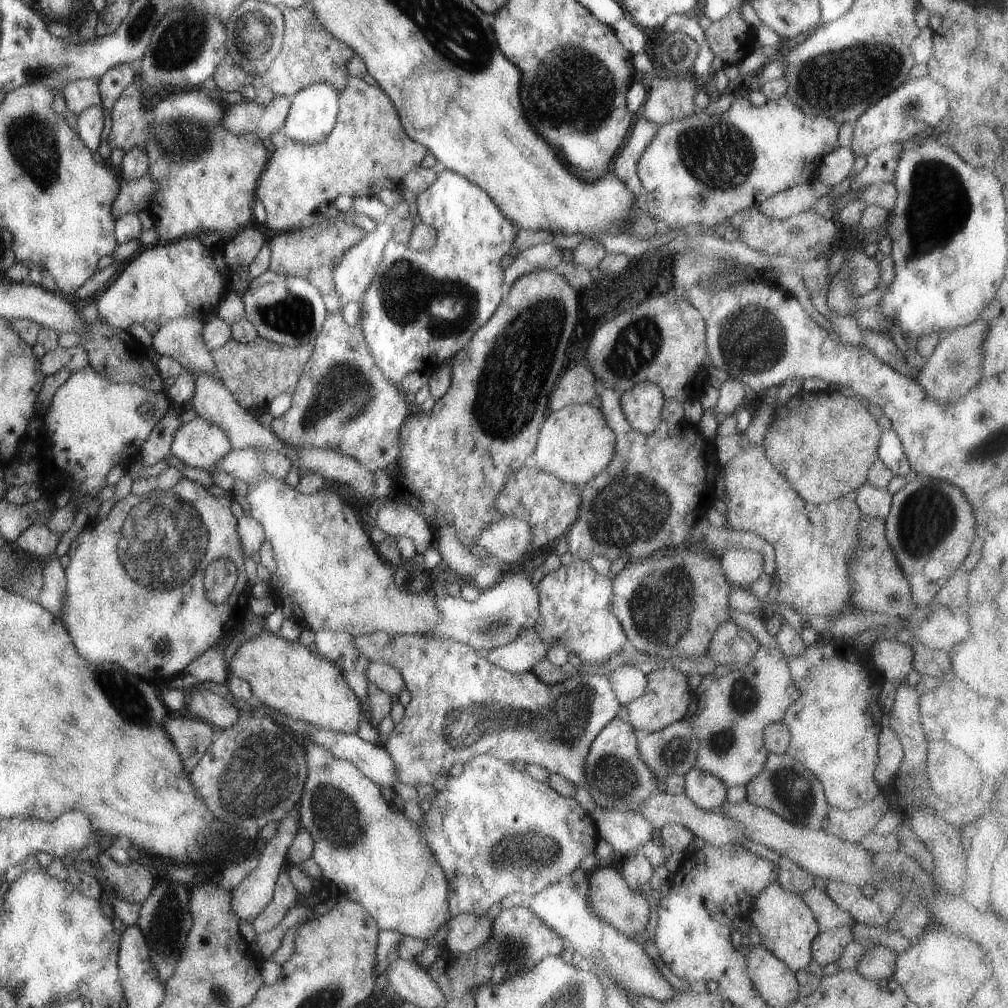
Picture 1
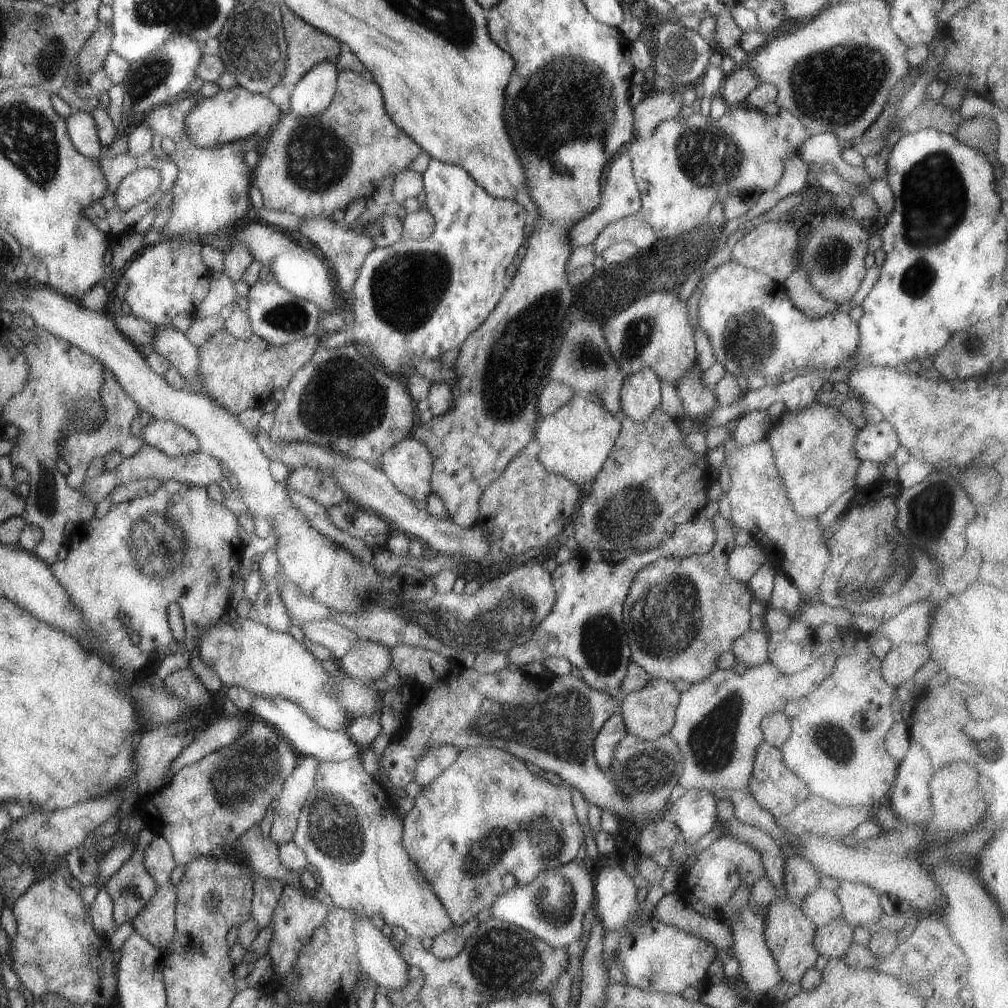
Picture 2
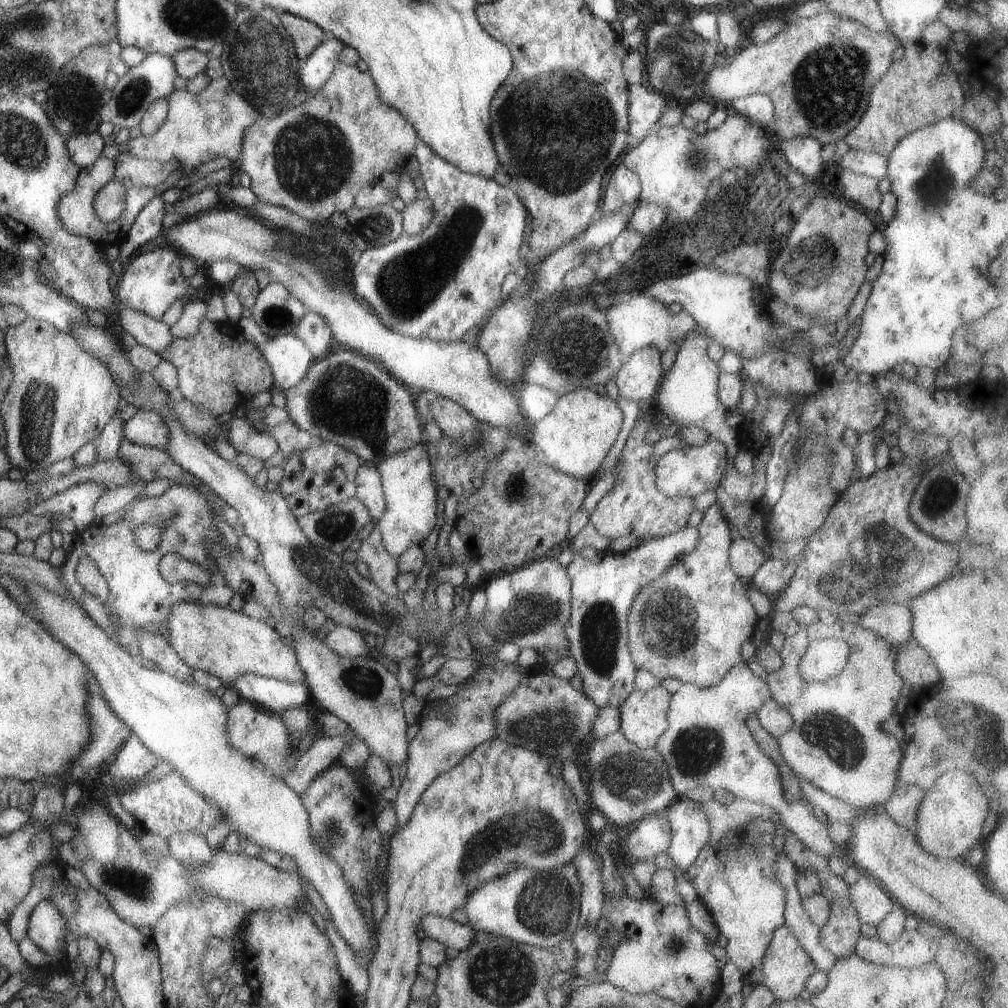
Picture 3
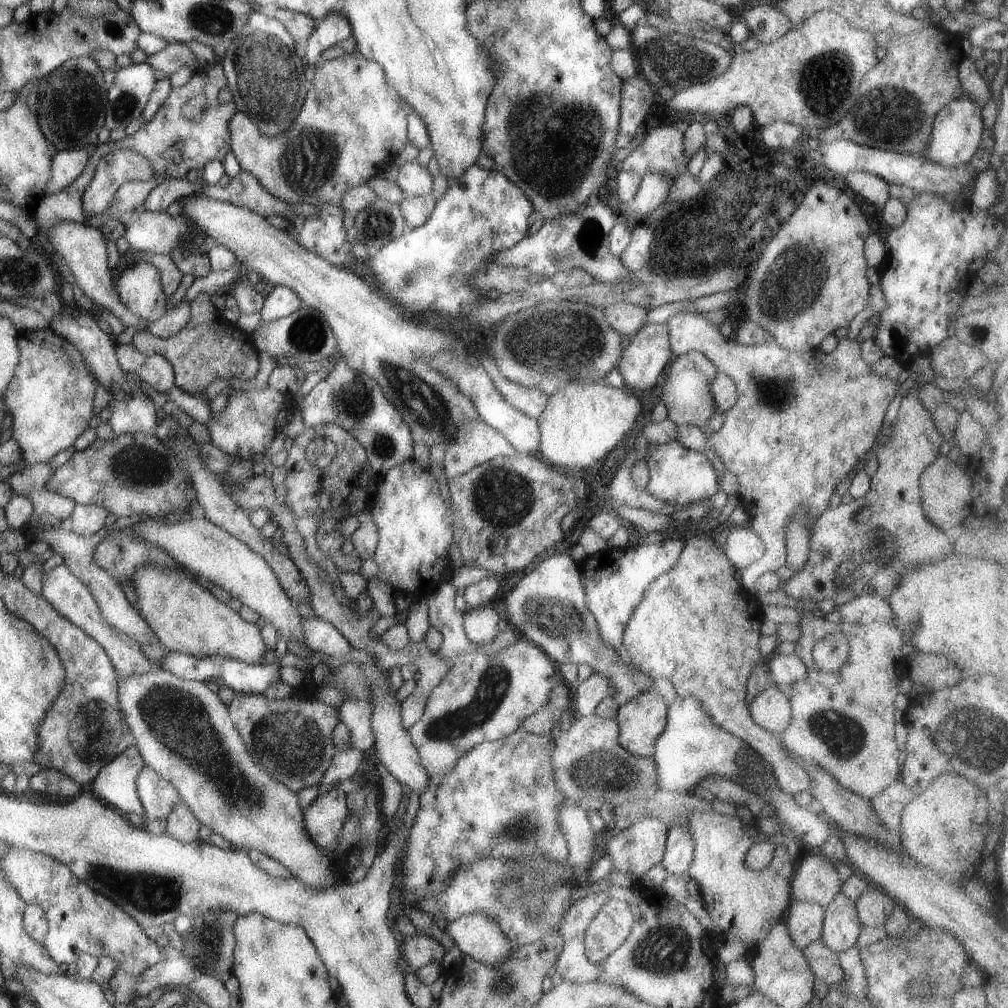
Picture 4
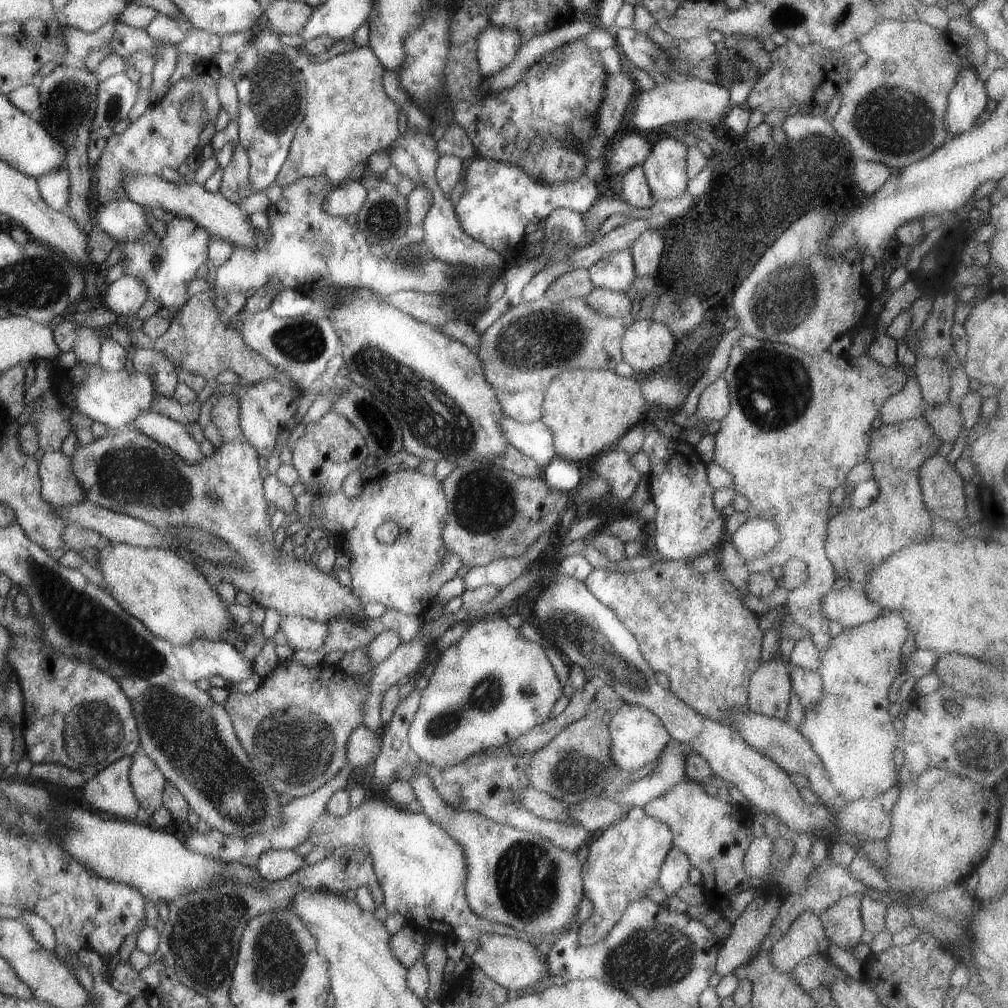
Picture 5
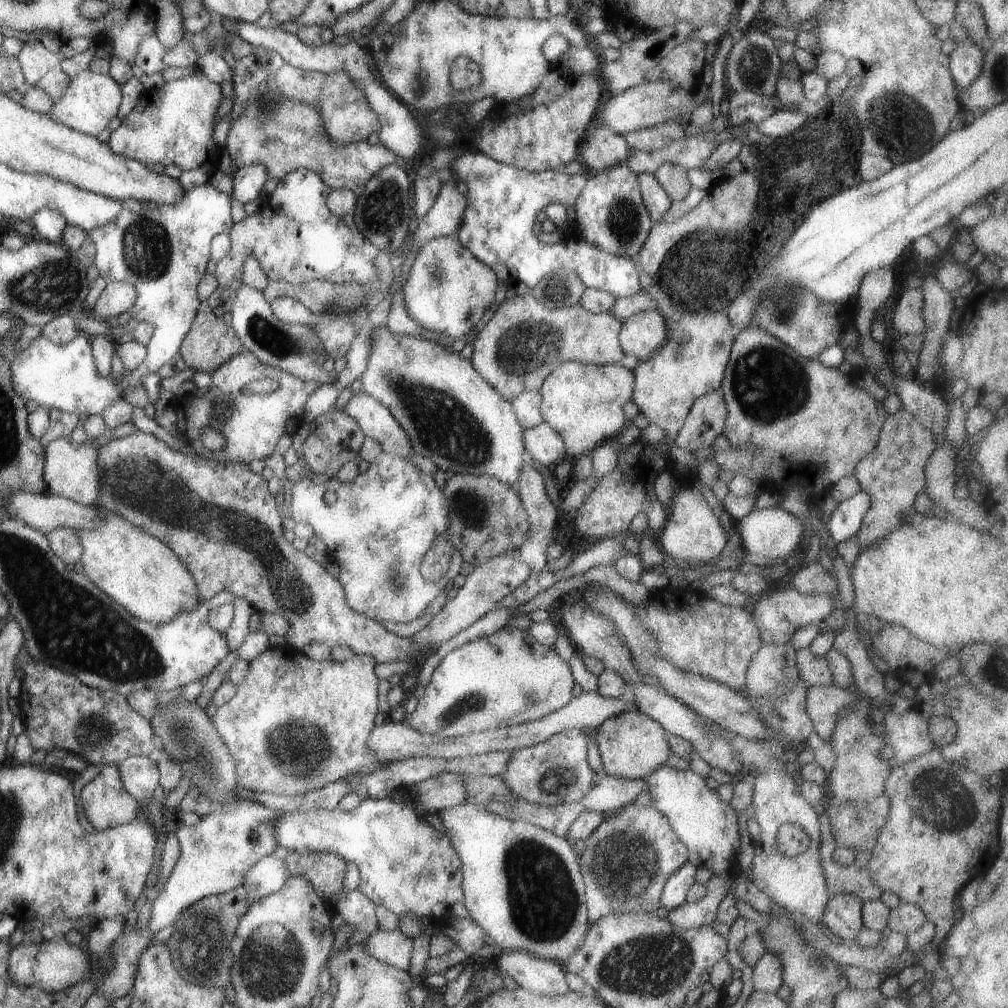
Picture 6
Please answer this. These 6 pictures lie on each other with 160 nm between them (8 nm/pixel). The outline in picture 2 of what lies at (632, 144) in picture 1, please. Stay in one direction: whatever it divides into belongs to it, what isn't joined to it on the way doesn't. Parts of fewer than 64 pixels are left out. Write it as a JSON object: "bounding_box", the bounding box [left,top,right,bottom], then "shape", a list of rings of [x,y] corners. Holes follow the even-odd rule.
{"bounding_box":[569,152,640,249],"shape":[[[623,152],[619,154],[607,168],[605,172],[605,182],[601,186],[601,194],[604,196],[603,204],[599,204],[590,214],[581,218],[579,222],[571,228],[569,246],[571,249],[592,244],[599,232],[609,224],[625,216],[638,213],[640,208],[640,197],[635,178],[631,173],[629,156]]]}

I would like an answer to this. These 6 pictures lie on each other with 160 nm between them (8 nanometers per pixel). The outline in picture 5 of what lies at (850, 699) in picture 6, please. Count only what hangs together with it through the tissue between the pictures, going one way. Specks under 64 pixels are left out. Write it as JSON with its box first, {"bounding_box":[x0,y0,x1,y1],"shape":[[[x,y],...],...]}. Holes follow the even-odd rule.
{"bounding_box":[789,667,822,710],"shape":[[[793,667],[789,680],[791,680],[792,694],[795,694],[804,710],[811,710],[813,706],[817,706],[817,702],[821,700],[822,686],[817,672],[807,672]]]}

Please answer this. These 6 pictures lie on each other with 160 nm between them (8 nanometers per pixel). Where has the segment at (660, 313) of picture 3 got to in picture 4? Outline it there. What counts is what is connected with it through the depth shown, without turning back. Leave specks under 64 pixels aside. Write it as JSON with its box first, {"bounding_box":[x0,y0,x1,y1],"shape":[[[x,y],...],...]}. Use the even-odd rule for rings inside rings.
{"bounding_box":[601,301,648,337],"shape":[[[624,301],[607,304],[601,310],[607,325],[611,326],[615,332],[619,332],[621,337],[637,332],[641,326],[644,326],[643,318],[648,311],[643,306],[627,304]]]}

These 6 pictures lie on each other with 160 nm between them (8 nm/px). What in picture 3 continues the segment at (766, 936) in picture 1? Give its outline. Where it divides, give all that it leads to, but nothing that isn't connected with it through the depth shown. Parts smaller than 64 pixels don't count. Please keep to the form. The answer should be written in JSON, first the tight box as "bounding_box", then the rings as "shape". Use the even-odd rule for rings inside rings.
{"bounding_box":[759,925,816,1002],"shape":[[[782,925],[773,930],[770,942],[763,952],[759,970],[762,978],[761,984],[771,992],[774,1000],[785,1002],[785,1000],[797,998],[805,990],[805,980],[815,972],[816,968],[809,960],[809,956],[799,948],[795,936]]]}

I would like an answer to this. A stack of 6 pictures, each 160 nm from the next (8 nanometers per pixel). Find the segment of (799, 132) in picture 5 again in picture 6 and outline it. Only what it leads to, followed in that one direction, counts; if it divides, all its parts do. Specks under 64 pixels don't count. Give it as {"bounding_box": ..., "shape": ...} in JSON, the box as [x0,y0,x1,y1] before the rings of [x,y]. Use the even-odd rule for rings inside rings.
{"bounding_box":[754,109,807,138],"shape":[[[775,109],[768,117],[757,122],[754,128],[770,138],[785,138],[794,130],[800,129],[807,119],[806,113]]]}

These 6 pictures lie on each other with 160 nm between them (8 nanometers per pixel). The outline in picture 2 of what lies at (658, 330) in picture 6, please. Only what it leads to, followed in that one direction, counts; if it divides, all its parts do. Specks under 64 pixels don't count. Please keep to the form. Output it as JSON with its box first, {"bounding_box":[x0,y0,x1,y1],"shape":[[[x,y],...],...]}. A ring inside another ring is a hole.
{"bounding_box":[619,368,660,420],"shape":[[[641,368],[625,376],[619,390],[620,408],[624,417],[645,420],[660,404],[660,381],[651,368]]]}

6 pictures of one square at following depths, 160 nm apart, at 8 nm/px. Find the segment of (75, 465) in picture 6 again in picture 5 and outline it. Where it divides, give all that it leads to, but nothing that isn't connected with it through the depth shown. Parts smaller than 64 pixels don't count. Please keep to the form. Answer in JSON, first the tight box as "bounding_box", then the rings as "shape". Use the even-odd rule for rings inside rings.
{"bounding_box":[37,449,85,506],"shape":[[[60,449],[45,451],[37,469],[41,498],[47,505],[66,506],[85,499],[77,478],[71,472],[71,460]]]}

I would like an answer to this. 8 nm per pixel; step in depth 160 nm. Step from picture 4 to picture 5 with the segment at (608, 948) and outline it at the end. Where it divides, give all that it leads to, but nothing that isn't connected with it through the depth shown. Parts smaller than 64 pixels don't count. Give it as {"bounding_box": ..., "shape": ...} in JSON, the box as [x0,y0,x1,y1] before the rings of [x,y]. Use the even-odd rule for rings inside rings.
{"bounding_box":[578,814,673,946],"shape":[[[644,814],[638,820],[622,818],[601,830],[597,838],[585,845],[587,857],[581,865],[582,892],[592,904],[590,915],[578,926],[578,942],[581,946],[595,944],[607,936],[616,919],[631,902],[645,898],[648,887],[657,882],[659,868],[673,848],[671,830],[659,820]]]}

